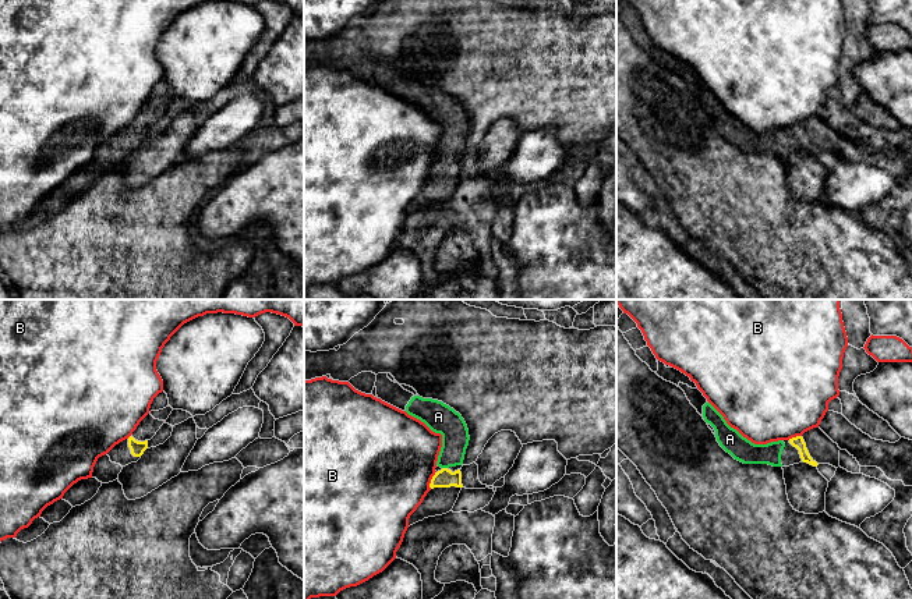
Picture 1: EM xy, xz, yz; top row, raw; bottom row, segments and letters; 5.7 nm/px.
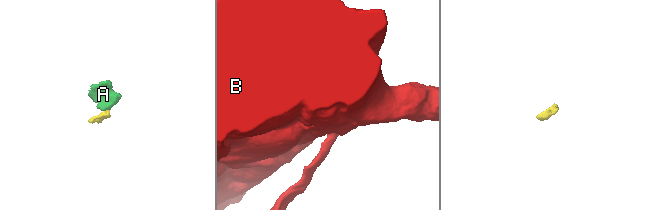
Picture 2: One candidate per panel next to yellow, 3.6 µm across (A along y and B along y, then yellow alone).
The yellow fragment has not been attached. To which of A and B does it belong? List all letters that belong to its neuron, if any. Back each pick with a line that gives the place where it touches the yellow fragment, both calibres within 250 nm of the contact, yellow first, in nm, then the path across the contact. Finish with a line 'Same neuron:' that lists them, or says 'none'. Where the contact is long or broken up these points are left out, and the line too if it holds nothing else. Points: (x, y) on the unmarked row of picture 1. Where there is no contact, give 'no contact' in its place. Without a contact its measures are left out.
A: xz (445, 156) | 110/160 nm | across xz (445, 166), (445, 156), (455, 123)
Same neuron: A

